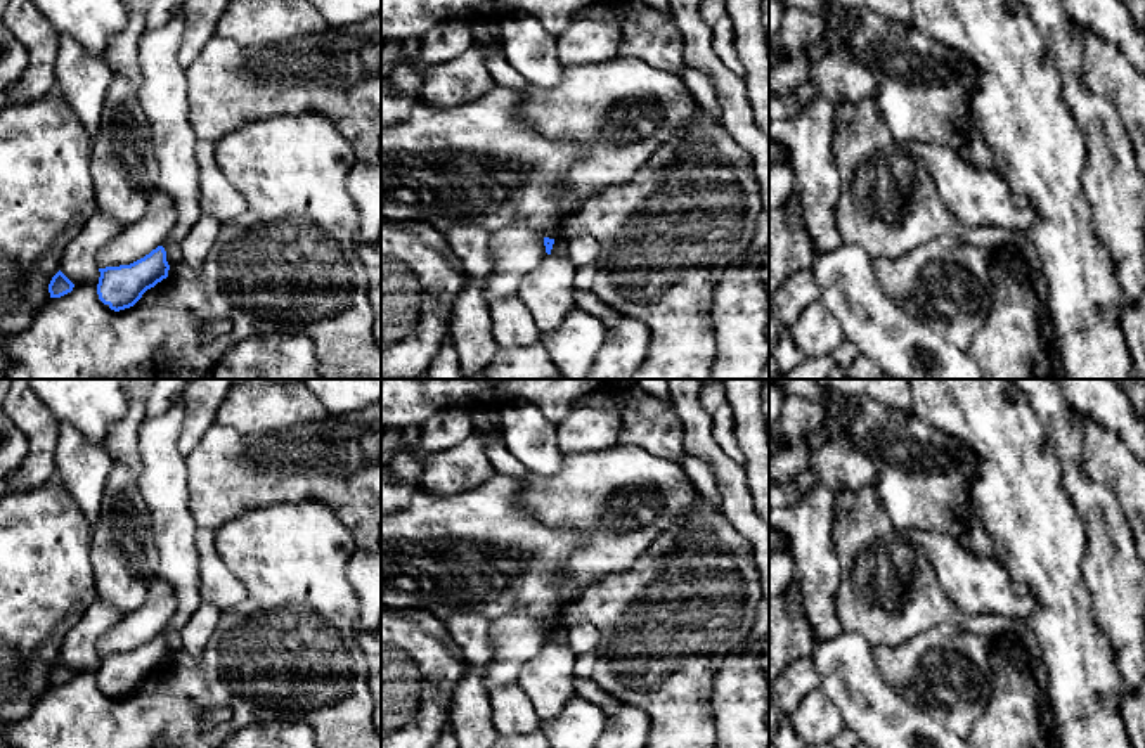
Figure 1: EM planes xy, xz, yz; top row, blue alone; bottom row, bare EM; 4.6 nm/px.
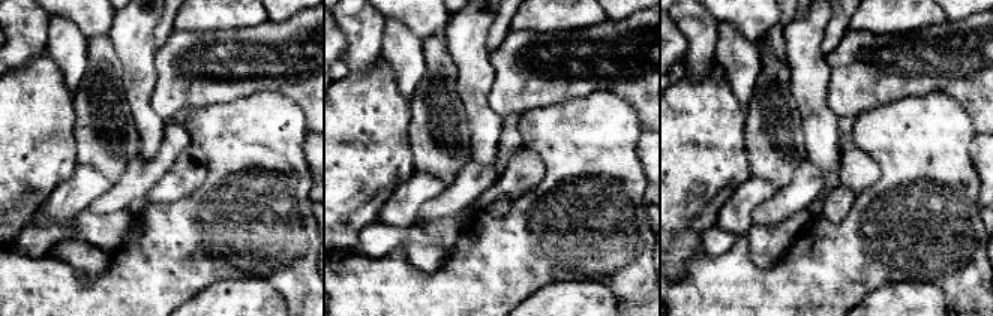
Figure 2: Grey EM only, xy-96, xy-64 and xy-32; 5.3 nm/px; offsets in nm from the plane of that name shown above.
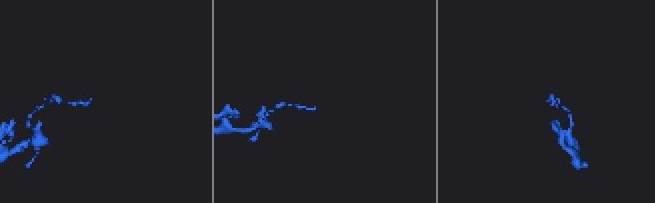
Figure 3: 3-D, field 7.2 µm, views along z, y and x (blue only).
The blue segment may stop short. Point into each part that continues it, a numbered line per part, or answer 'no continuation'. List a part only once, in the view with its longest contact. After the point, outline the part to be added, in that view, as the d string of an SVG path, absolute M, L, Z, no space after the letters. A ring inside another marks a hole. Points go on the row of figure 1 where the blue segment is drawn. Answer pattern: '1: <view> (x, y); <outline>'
no continuation

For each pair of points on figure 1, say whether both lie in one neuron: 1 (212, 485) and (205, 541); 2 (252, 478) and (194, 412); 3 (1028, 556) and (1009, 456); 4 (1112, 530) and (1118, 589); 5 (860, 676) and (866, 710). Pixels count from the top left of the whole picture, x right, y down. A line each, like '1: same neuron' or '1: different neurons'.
1: different neurons
2: different neurons
3: same neuron
4: same neuron
5: same neuron

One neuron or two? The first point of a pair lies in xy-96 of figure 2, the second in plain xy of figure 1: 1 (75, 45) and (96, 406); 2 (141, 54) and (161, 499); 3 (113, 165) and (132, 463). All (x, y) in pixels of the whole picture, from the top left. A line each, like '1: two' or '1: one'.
1: two
2: one
3: two

